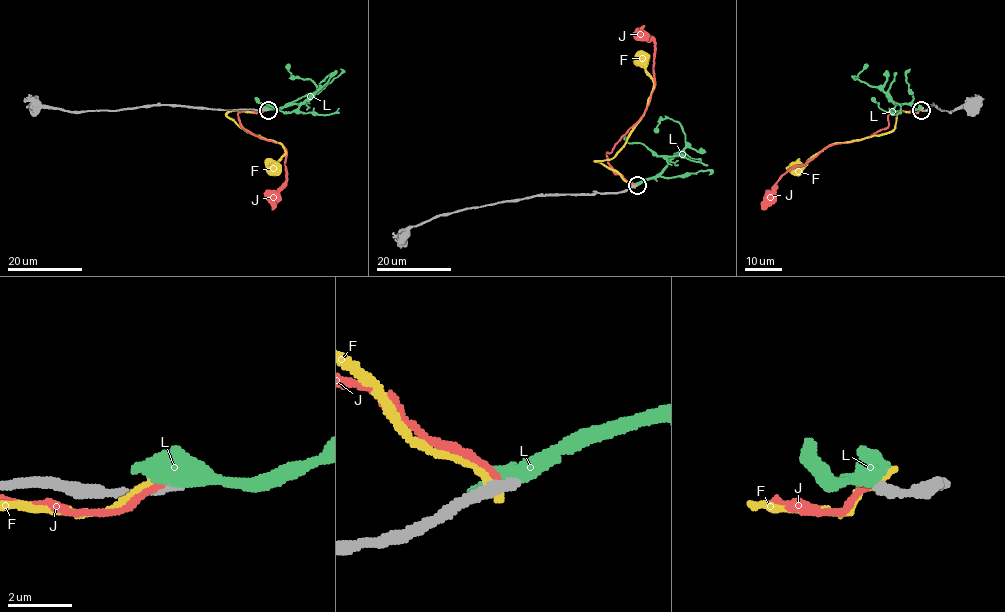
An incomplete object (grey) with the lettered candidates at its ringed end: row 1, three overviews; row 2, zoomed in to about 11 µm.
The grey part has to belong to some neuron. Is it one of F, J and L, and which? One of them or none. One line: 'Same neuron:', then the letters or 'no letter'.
Same neuron: no letter

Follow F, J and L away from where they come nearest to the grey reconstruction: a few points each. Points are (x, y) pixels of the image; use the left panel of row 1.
F: (265, 110), (257, 113), (231, 111), (227, 114), (246, 131), (279, 142), (285, 150), (275, 168)
J: (266, 110), (238, 113), (239, 122), (255, 136), (280, 143), (286, 150), (286, 180), (272, 197)
L: (266, 110), (302, 104), (317, 90), (309, 79), (293, 78), (288, 63)

